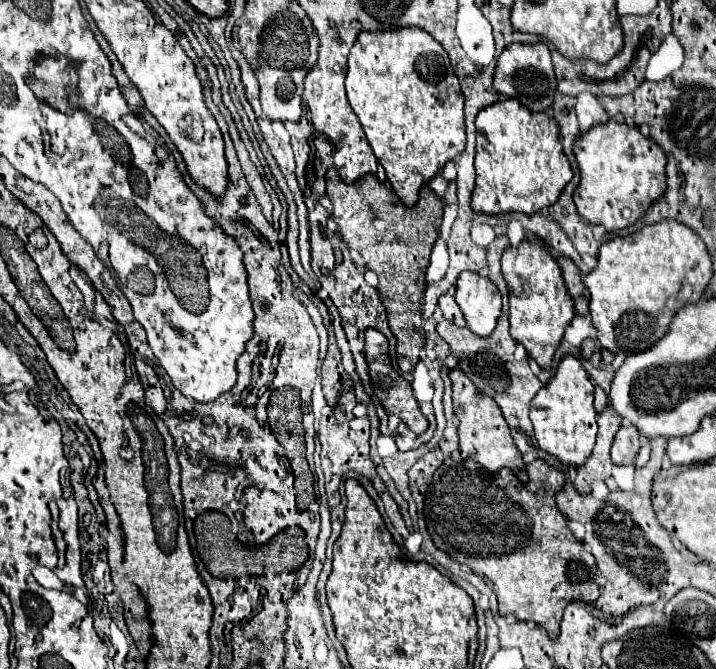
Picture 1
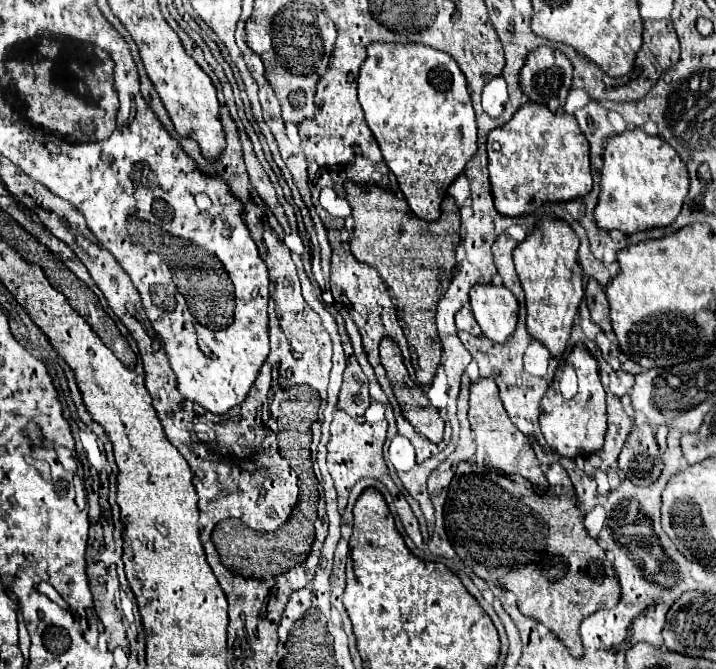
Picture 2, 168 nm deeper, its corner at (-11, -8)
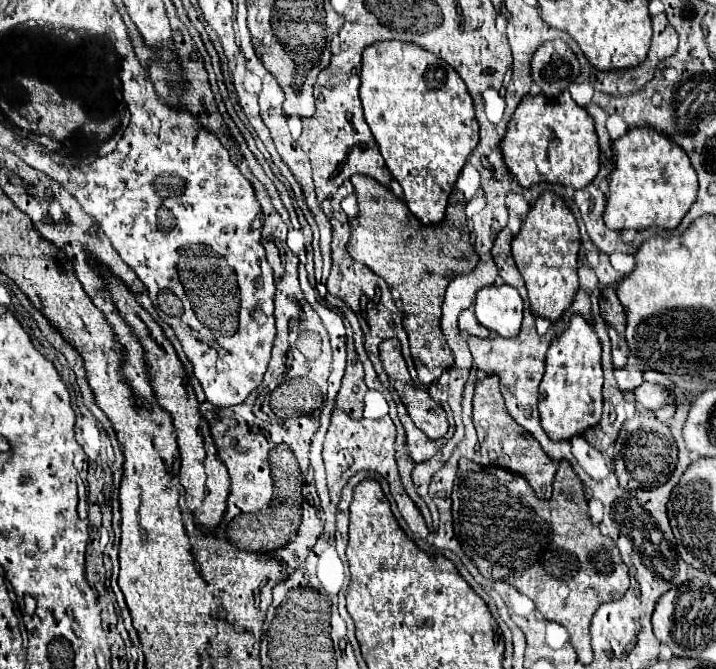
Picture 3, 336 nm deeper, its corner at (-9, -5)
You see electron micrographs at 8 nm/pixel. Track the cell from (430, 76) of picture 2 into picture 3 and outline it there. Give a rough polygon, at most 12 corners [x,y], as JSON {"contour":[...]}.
{"contour":[[414,43],[364,49],[360,99],[420,223],[440,223],[478,121]]}

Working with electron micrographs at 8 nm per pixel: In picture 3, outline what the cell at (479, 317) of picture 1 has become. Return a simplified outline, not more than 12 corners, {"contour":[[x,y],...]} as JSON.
{"contour":[[510,285],[482,287],[476,317],[500,337],[520,333],[522,297]]}

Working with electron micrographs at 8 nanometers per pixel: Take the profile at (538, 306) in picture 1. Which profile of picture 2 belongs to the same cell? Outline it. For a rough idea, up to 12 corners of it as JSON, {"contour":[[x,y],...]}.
{"contour":[[542,216],[514,248],[528,334],[564,354],[584,300],[578,236]]}

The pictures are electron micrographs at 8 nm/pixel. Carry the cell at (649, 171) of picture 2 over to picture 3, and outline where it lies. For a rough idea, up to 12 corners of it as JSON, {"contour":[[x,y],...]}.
{"contour":[[652,127],[612,143],[604,223],[676,229],[698,195],[682,147]]}

